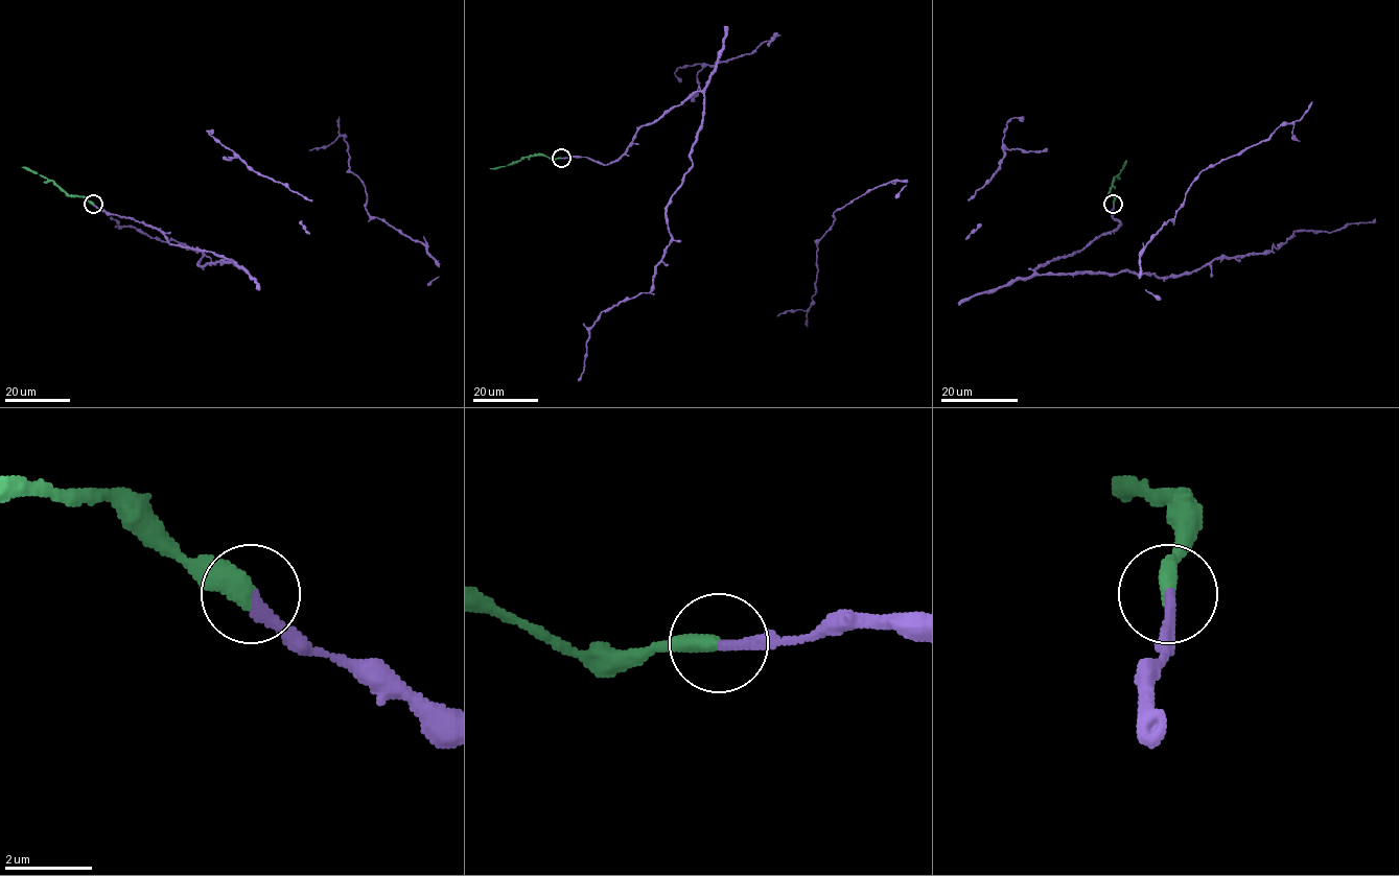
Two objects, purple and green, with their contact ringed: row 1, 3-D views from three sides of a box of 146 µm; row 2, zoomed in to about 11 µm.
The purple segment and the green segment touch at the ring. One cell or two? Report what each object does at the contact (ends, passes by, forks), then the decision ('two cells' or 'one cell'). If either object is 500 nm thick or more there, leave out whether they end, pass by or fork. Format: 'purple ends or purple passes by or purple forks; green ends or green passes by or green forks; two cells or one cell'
purple ends; green ends; one cell

